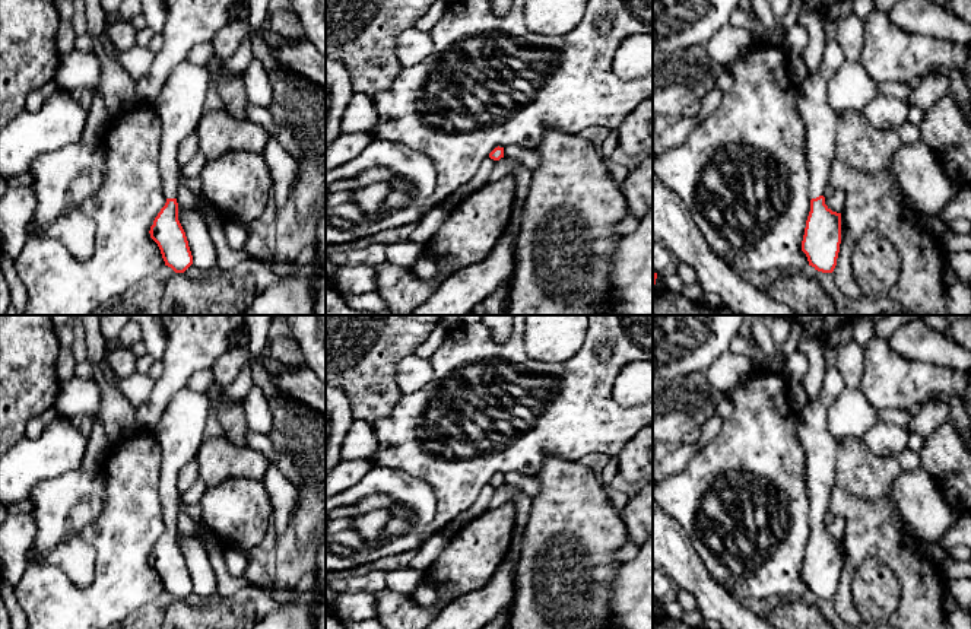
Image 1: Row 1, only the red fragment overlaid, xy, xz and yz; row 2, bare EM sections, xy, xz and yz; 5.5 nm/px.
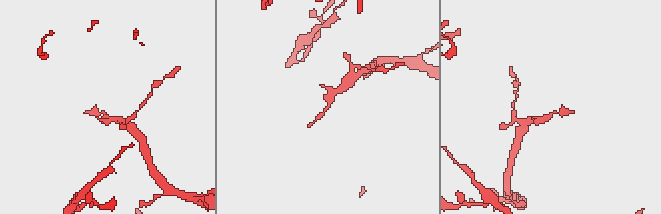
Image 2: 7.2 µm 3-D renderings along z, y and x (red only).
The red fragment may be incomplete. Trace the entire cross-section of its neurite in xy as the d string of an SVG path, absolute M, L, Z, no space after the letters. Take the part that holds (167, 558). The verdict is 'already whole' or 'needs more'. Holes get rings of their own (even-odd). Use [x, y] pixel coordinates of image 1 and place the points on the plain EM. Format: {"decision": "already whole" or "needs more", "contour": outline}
{"decision": "needs more", "contour": "M181 388L168 403L155 436L162 451L159 496L166 530L150 553L165 593L184 600L193 591L185 559L178 547L177 521L180 514L178 474L196 458L212 404L204 393Z"}

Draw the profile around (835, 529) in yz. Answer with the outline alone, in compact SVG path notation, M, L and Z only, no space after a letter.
M835 517L835 520L829 525L825 525L825 531L828 533L828 536L837 540L843 539L844 530L845 530L845 522L843 517Z

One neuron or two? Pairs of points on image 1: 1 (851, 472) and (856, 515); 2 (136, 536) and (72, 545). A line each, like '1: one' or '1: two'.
1: two
2: two

